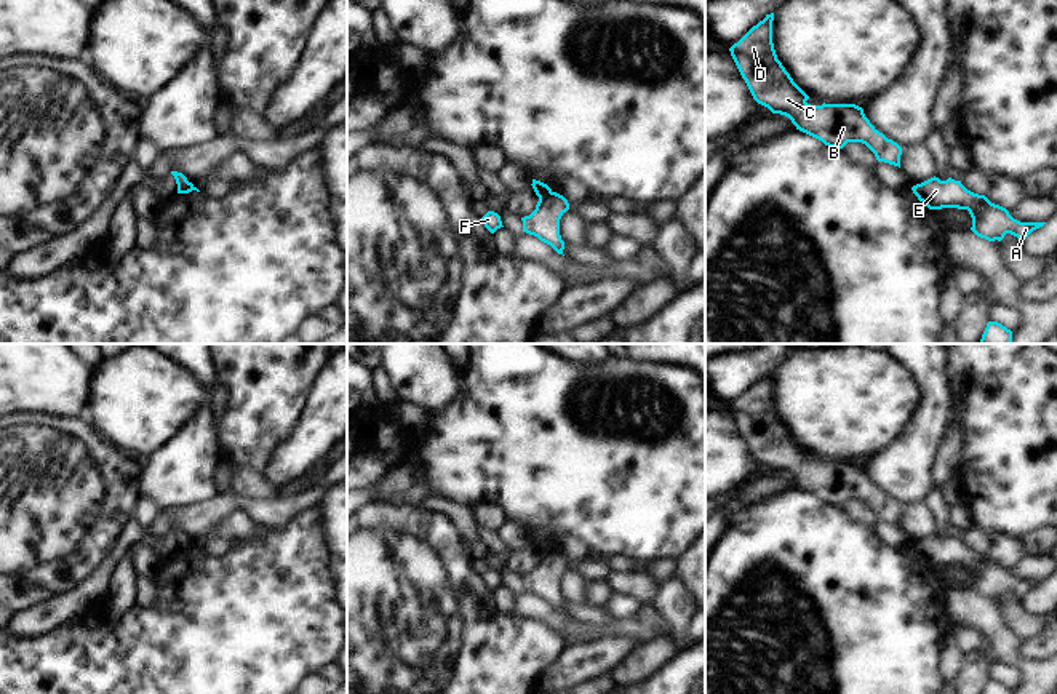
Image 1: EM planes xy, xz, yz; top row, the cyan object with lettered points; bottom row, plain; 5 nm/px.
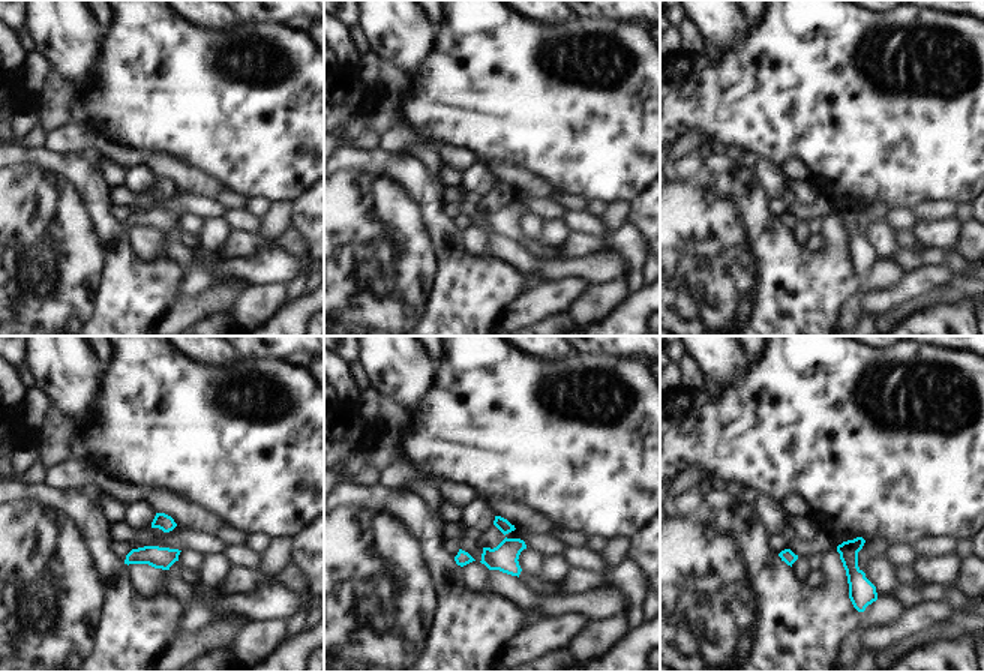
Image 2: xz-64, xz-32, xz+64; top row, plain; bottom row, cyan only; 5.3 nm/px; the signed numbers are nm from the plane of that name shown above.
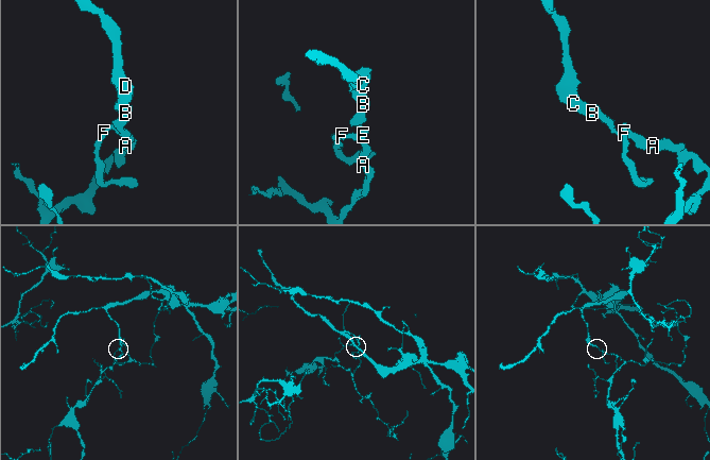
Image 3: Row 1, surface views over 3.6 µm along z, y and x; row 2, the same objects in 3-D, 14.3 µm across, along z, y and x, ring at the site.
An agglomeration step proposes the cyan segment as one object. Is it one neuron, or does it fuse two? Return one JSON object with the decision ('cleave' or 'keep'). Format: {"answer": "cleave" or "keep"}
{"answer": "cleave"}

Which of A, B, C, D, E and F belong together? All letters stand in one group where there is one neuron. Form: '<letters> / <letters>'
A E F / B C D

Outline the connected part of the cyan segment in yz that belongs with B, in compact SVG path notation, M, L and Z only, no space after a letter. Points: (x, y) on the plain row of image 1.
M774 371L766 373L763 379L753 384L729 409L745 438L753 457L768 465L772 472L785 473L792 478L796 488L822 499L833 507L843 507L848 501L865 502L876 515L900 526L902 505L880 491L865 475L864 467L856 462L822 462L811 464L806 459L809 454L793 440L782 421L777 417L772 401Z

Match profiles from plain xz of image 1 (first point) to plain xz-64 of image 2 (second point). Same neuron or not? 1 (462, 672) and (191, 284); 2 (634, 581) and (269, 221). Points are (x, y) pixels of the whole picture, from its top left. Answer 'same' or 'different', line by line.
1: different
2: different

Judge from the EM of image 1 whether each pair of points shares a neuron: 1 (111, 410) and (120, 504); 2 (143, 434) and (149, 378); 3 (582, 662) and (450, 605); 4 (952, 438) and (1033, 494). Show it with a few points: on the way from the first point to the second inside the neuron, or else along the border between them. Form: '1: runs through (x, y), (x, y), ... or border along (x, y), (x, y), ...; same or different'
1: border along (127, 453), (131, 456); different
2: runs through (143, 419), (143, 392); same
3: border along (566, 646), (538, 677); different
4: border along (950, 427), (960, 430), (960, 472); different

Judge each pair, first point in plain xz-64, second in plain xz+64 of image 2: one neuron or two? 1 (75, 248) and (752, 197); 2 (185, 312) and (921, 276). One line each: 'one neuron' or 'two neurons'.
1: one neuron
2: one neuron

